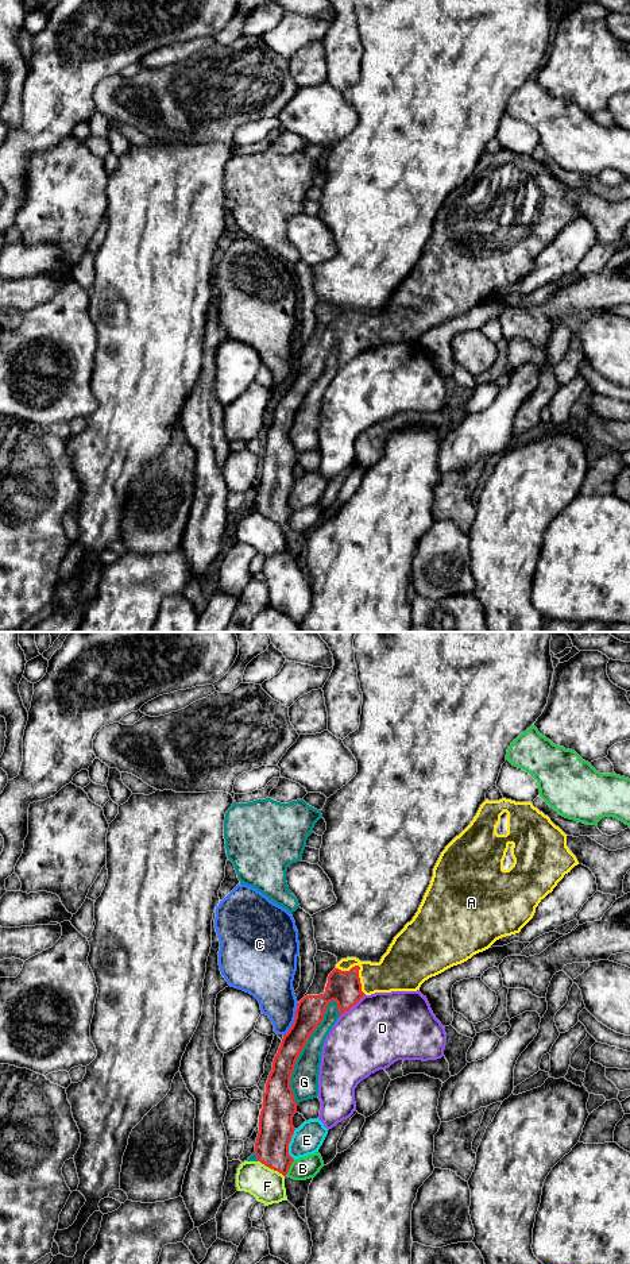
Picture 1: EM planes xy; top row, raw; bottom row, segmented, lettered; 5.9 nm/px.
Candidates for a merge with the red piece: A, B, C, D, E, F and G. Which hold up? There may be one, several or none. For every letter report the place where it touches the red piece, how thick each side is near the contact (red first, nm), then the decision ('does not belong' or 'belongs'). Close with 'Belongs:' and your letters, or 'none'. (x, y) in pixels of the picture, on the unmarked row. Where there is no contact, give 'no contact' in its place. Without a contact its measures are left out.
A: meets red in xy at (359, 320); 200 nm thick on the red side, 280 nm on the other; belongs
B: meets red in xy at (289, 519); 200 nm thick on the red side, 140 nm on the other; does not belong
C: meets red in xy at (294, 370); 170 nm thick on the red side, 260 nm on the other; does not belong
D: meets red in xy at (352, 357); 200 nm thick on the red side, 420 nm on the other; does not belong
E: meets red in xy at (289, 494); 200 nm thick on the red side, 180 nm on the other; does not belong
F: meets red in xy at (271, 520); 200 nm thick on the red side, 200 nm on the other; does not belong
G: meets red in xy at (301, 401); 170 nm thick on the red side, 170 nm on the other; does not belong
Belongs: A

